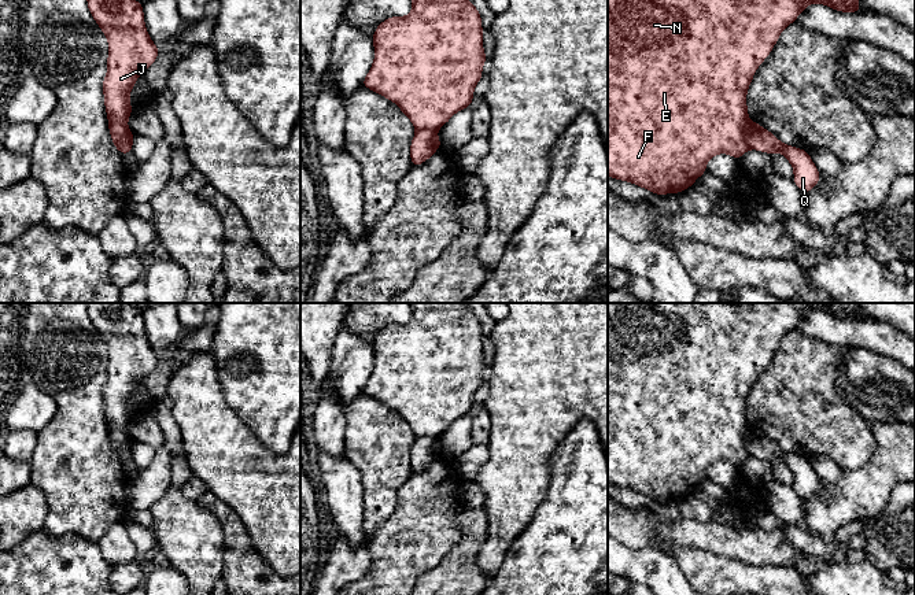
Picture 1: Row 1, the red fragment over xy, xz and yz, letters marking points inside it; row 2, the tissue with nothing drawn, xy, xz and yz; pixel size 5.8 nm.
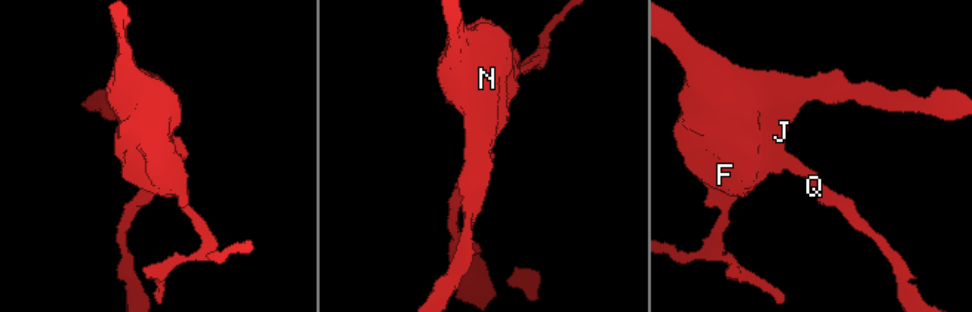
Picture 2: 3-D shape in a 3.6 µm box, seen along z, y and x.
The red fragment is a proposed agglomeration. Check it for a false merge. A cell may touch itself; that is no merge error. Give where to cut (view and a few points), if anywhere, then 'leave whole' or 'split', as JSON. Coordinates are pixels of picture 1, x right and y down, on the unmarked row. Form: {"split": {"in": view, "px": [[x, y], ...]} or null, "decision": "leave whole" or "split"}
{"split": {"in": "xy", "px": [[109, 431], [124, 433], [128, 440]]}, "decision": "split"}

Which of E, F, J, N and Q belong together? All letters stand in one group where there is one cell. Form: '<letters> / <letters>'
E F J N / Q

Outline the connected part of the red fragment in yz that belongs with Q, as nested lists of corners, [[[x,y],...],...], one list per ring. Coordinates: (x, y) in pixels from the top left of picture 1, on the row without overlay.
[[[750,426],[744,435],[744,443],[749,457],[757,457],[770,462],[775,458],[782,461],[793,473],[793,488],[801,499],[811,499],[819,491],[820,480],[808,458],[783,451],[771,439]]]

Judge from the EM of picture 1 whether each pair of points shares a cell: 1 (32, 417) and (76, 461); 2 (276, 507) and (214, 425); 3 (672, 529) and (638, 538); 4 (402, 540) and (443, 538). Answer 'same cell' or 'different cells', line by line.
1: different cells
2: same cell
3: same cell
4: same cell

